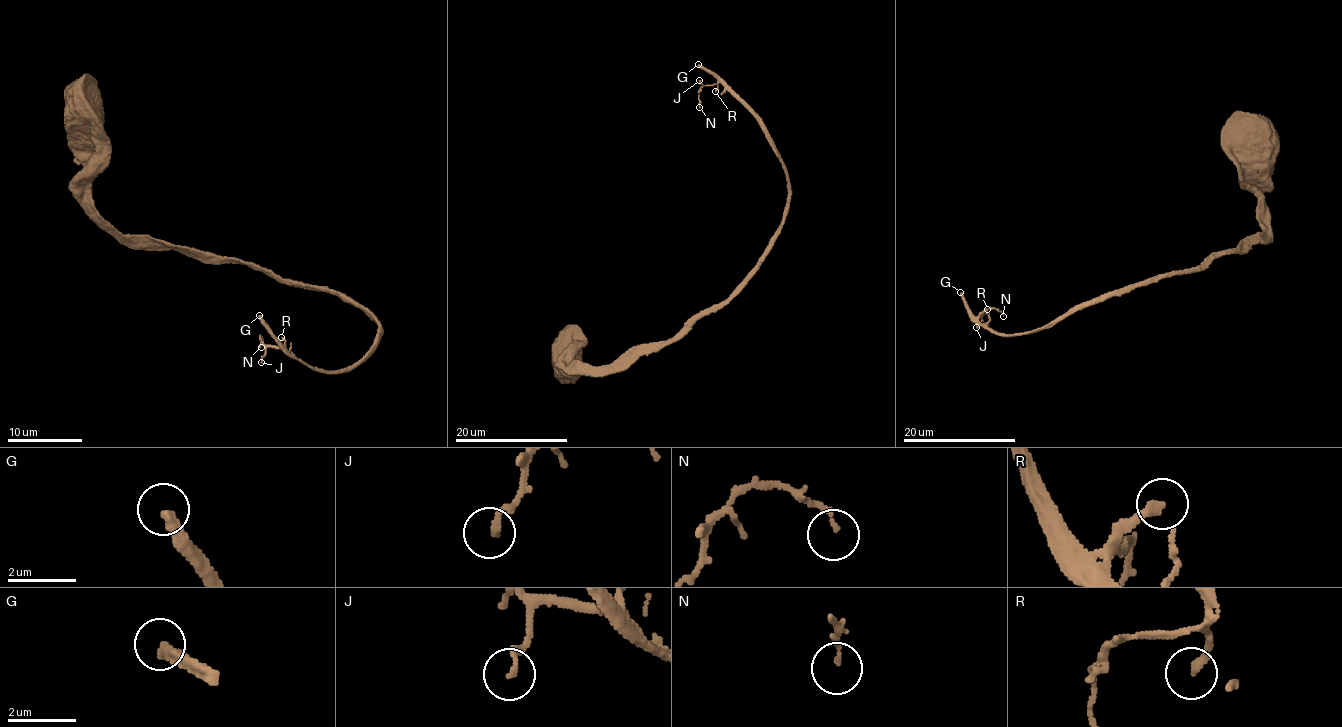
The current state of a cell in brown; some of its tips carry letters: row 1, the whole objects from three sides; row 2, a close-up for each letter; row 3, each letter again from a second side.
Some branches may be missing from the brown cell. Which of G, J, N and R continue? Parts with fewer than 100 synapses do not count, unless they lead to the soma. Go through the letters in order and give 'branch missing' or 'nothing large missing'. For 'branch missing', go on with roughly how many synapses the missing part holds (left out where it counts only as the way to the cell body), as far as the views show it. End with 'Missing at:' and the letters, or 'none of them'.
G: branch missing; 1500 synapses
J: nothing large missing
N: nothing large missing
R: nothing large missing
Missing at: G

